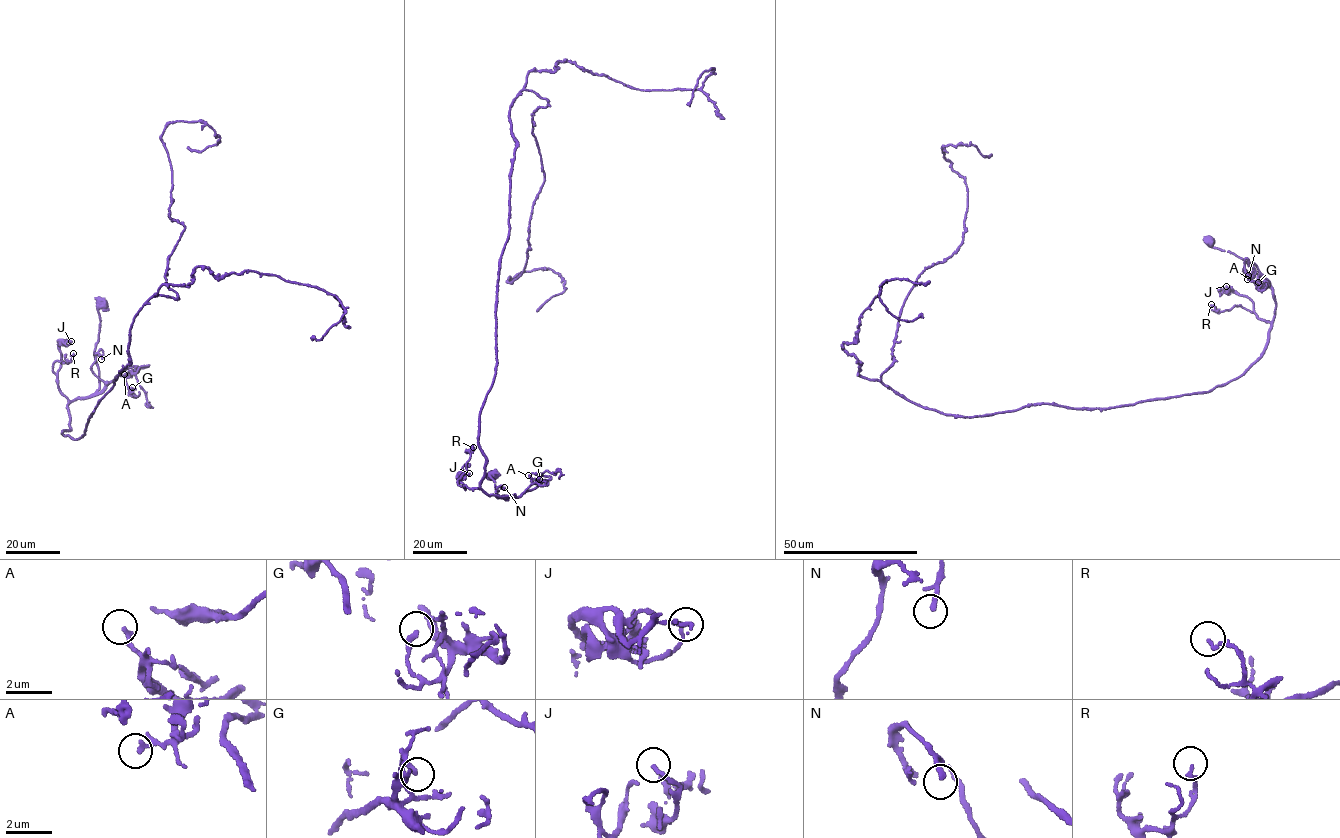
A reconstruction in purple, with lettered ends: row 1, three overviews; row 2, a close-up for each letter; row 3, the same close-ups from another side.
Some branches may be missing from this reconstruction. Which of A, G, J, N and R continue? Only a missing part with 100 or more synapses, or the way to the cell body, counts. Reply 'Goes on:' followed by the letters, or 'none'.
Goes on: none

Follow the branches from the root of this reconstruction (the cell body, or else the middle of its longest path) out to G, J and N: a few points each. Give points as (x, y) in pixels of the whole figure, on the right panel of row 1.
G: (1209, 241), (1214, 247), (1242, 258), (1268, 283), (1275, 299), (1268, 280), (1258, 276), (1259, 288), (1258, 282)
J: (1209, 241), (1242, 258), (1268, 283), (1276, 303), (1271, 323), (1257, 318), (1247, 297), (1227, 291), (1226, 286)
N: (1209, 241), (1242, 258), (1268, 283), (1275, 299), (1270, 287), (1256, 285), (1248, 275)

